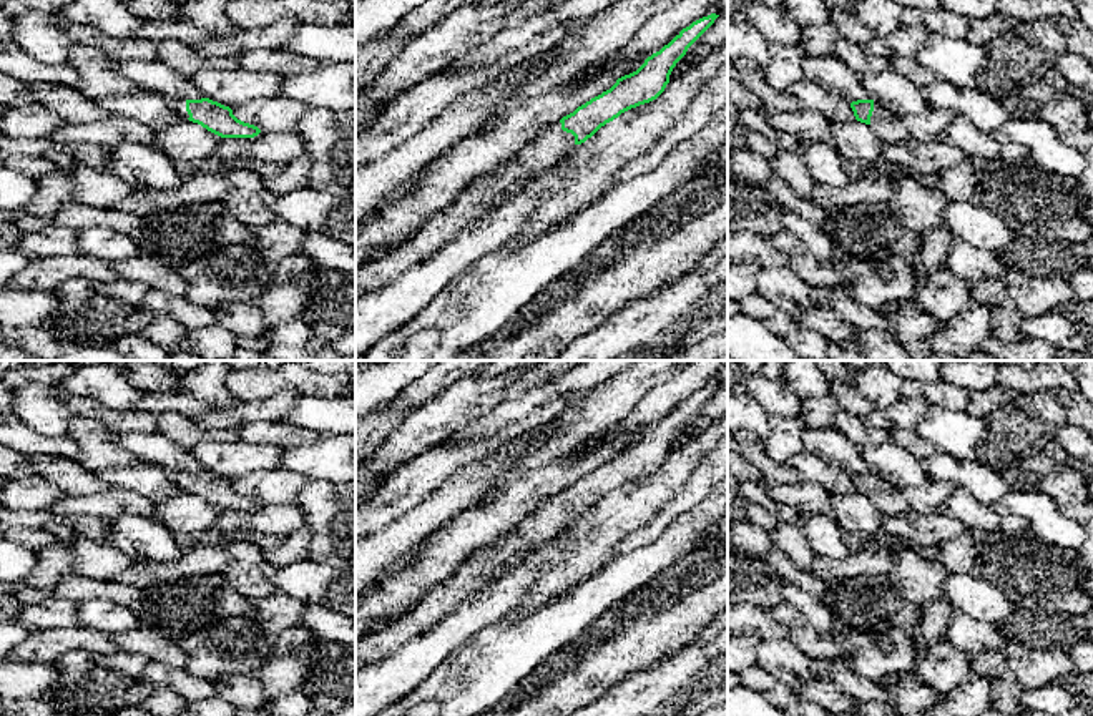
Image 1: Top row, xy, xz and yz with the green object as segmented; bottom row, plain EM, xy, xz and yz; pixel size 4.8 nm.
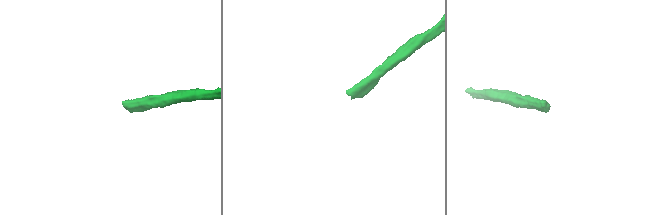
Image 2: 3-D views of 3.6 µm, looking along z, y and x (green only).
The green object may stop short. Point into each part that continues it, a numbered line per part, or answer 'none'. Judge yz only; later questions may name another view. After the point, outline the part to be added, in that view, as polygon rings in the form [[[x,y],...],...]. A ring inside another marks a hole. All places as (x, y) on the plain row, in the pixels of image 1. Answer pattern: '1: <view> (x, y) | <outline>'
1: yz (886, 497) | [[[874,473],[870,500],[884,515],[902,515],[910,510],[900,490],[885,482],[879,473]]]

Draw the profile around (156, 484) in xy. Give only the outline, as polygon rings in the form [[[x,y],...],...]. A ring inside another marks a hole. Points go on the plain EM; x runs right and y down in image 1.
[[[133,463],[126,467],[111,467],[98,473],[110,487],[131,490],[154,503],[183,492],[181,485],[173,480],[173,472],[149,463]]]

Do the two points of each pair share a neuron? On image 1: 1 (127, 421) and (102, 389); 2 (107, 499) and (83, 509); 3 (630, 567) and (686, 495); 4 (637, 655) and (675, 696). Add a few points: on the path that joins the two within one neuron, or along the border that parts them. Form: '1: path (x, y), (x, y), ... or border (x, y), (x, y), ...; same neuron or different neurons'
1: border (82, 396), (93, 397), (105, 407), (130, 409); different neurons
2: path (102, 504), (88, 505); same neuron
3: border (678, 515), (655, 539), (618, 555); different neurons
4: border (680, 645), (645, 666), (625, 673), (613, 686); different neurons

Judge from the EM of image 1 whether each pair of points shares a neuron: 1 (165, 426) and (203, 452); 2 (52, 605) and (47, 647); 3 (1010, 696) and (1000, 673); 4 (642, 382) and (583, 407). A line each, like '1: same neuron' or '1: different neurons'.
1: different neurons
2: different neurons
3: same neuron
4: same neuron

